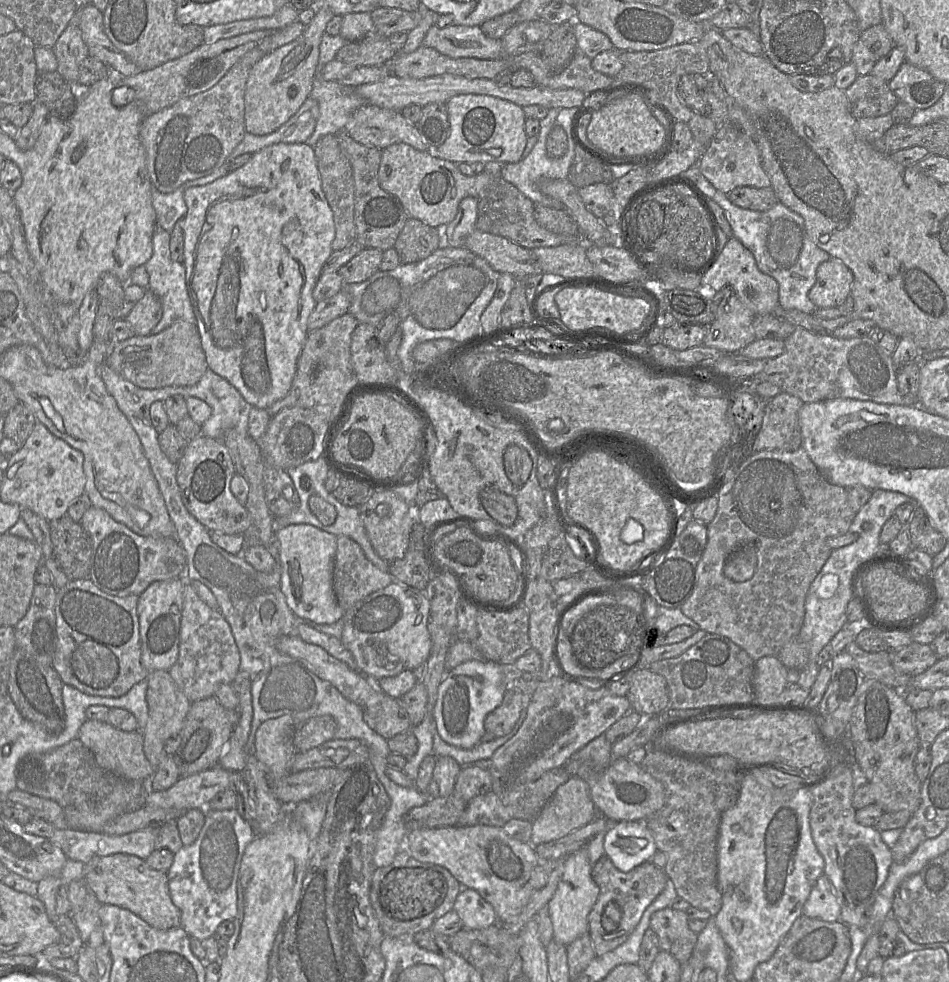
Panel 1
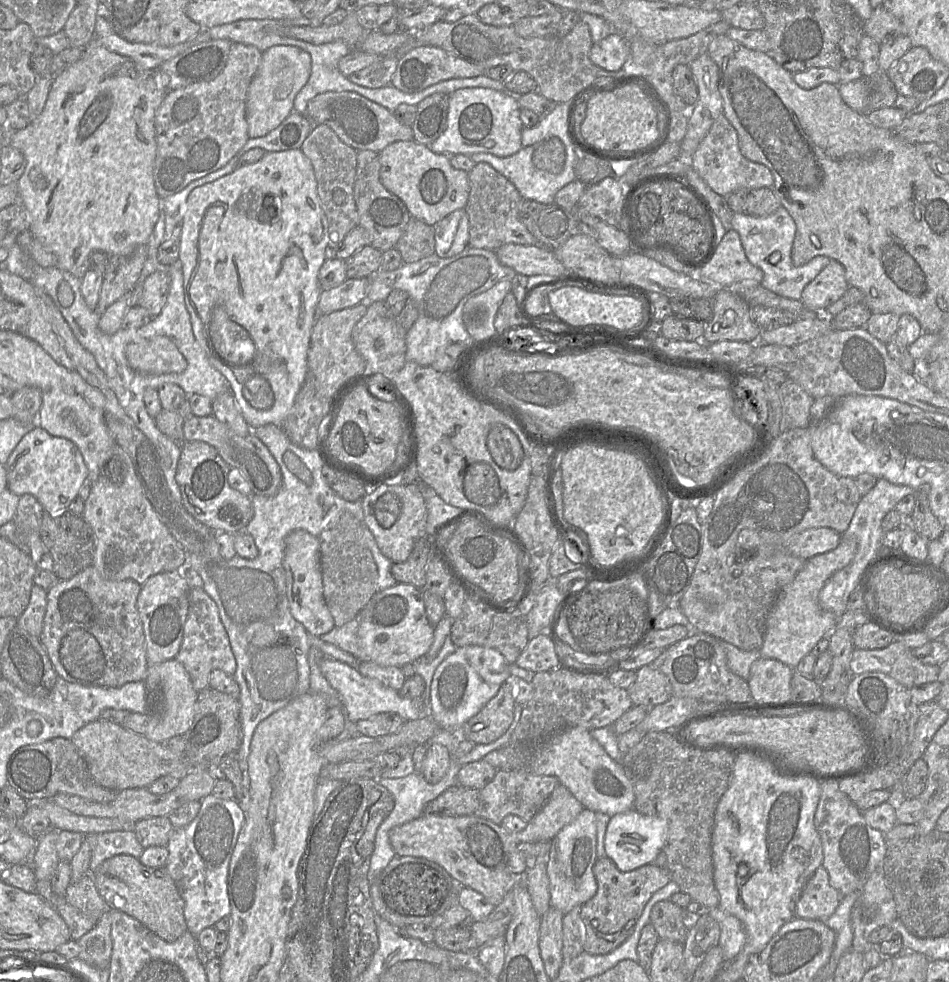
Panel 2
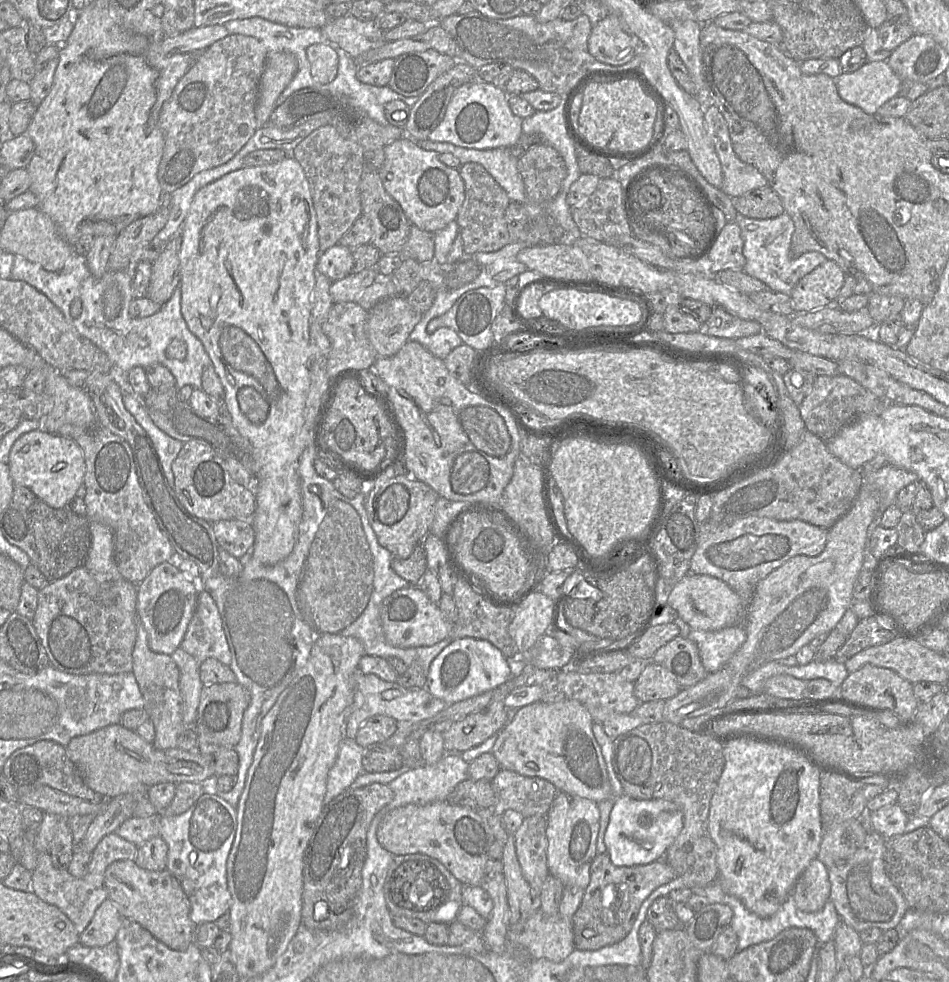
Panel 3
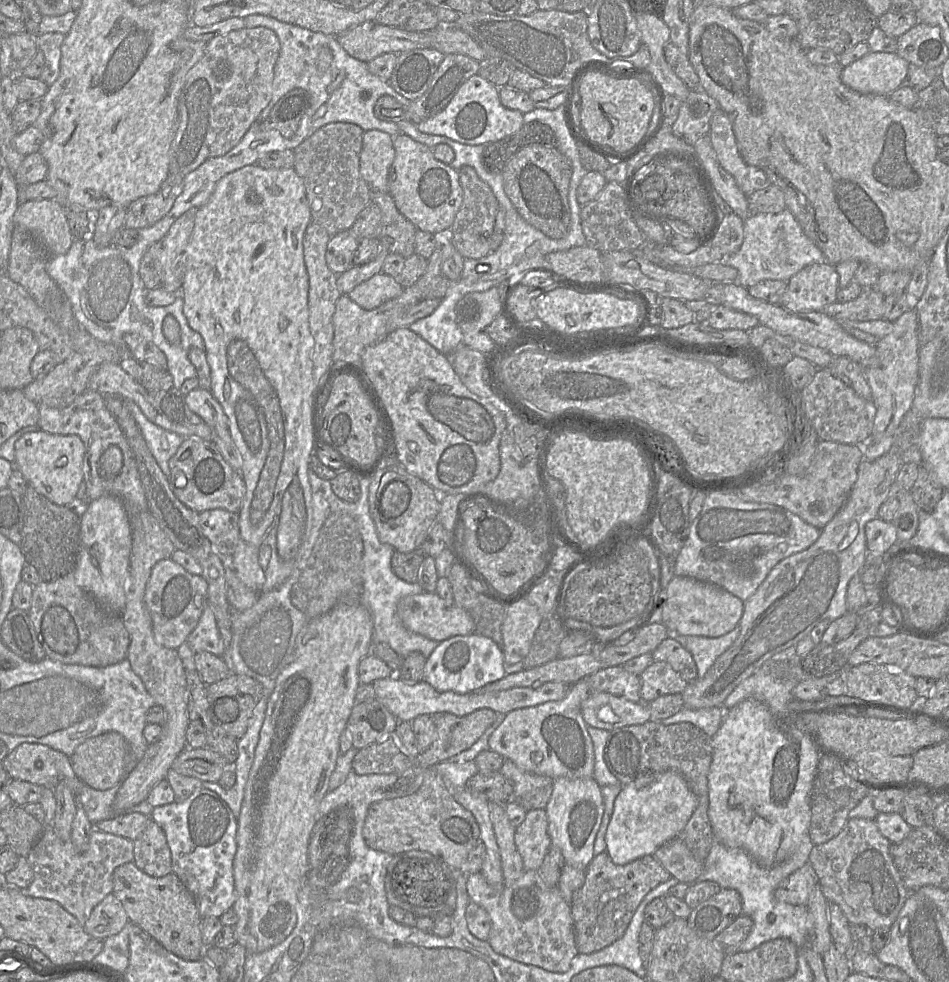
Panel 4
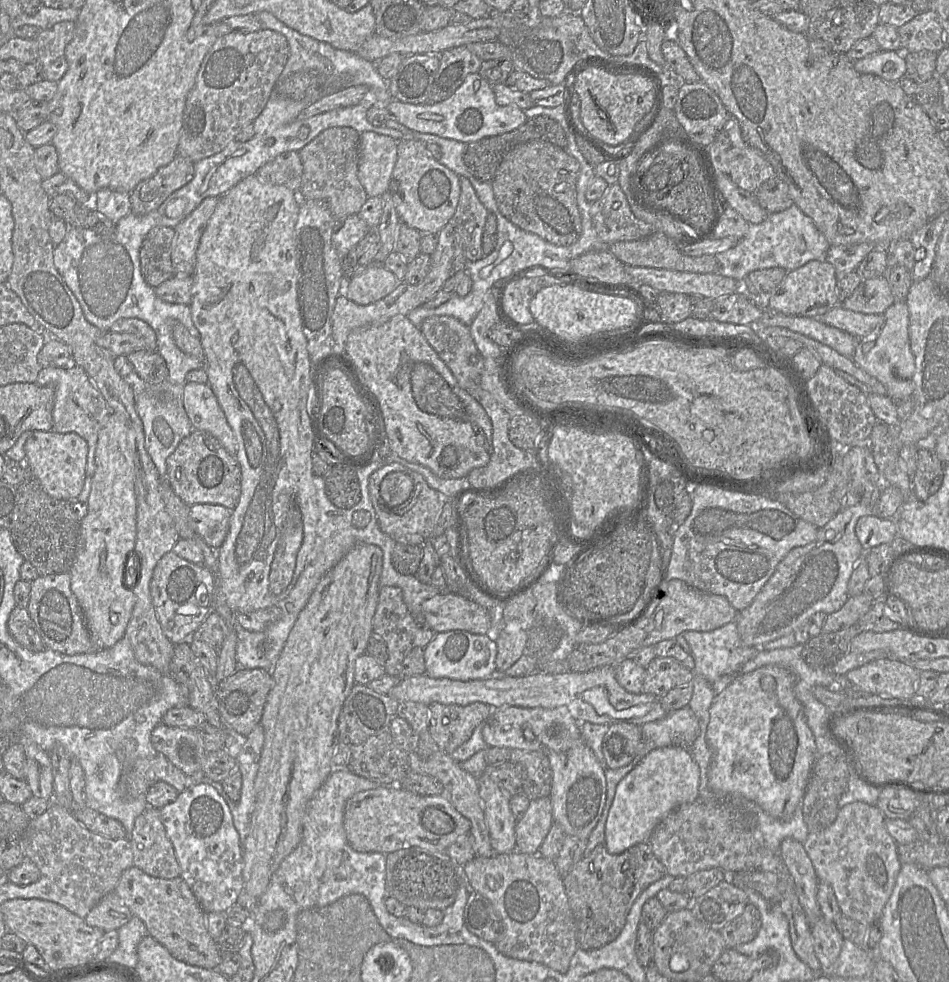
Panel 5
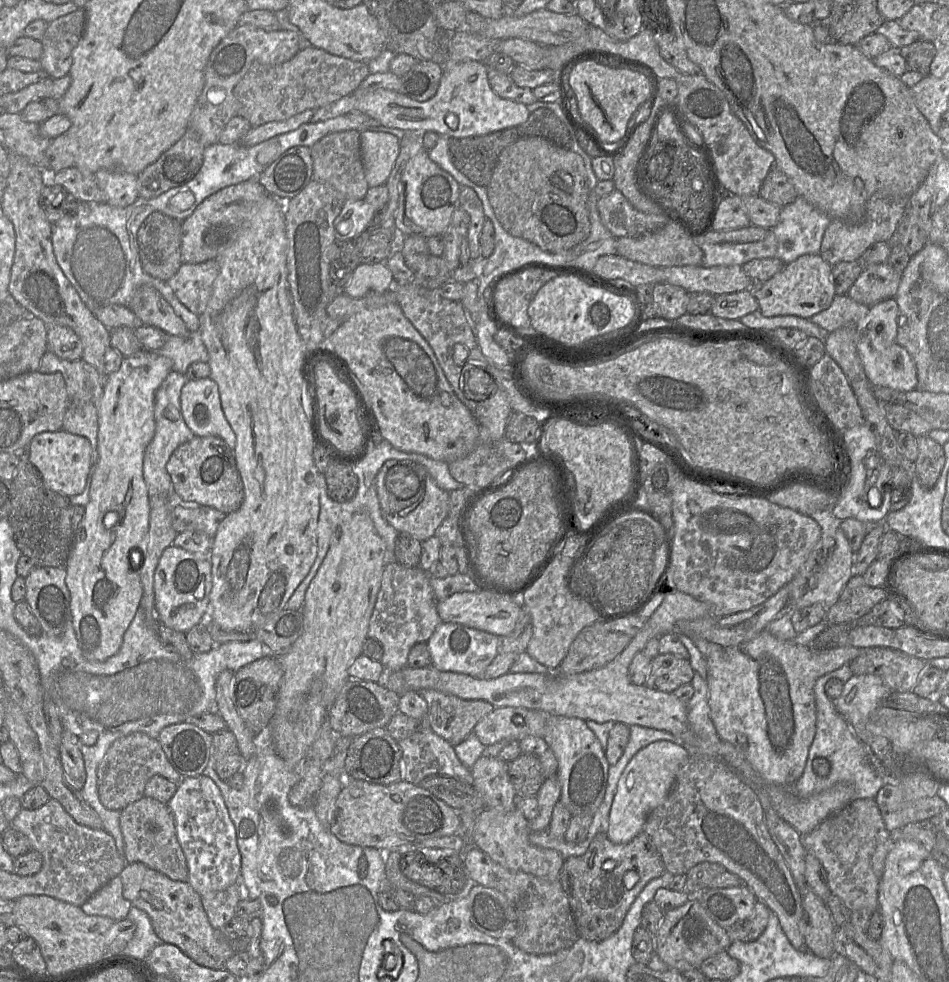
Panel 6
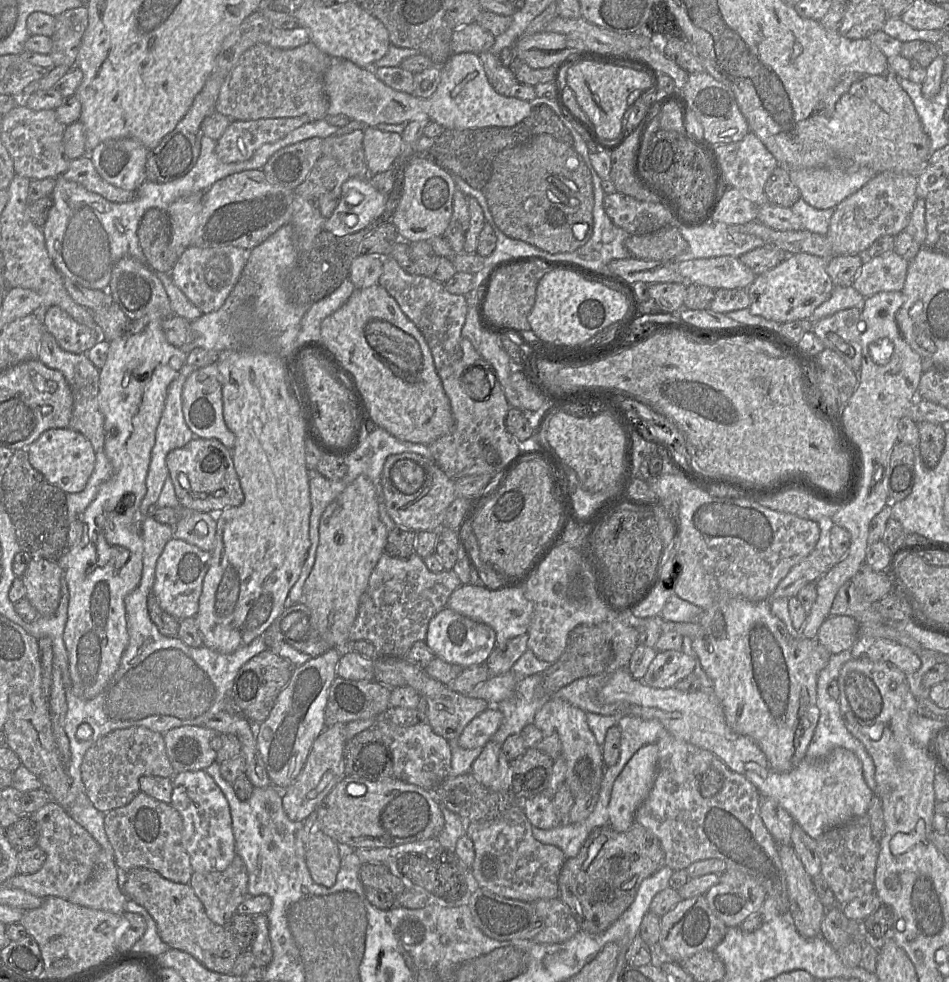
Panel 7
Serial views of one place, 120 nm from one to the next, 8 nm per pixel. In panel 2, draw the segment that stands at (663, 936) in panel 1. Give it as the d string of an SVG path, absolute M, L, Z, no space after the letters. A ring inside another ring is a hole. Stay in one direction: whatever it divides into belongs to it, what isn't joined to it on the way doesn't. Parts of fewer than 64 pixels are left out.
M670 900L659 901L653 906L650 924L656 930L659 939L685 943L689 929L682 921L683 909Z

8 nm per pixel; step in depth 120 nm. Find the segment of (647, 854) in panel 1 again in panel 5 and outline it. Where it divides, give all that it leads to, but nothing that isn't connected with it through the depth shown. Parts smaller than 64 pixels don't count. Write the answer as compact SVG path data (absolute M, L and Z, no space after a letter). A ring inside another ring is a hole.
M676 746L647 753L617 784L605 825L604 846L610 854L647 842L658 823L672 810L699 798L700 772L689 751Z

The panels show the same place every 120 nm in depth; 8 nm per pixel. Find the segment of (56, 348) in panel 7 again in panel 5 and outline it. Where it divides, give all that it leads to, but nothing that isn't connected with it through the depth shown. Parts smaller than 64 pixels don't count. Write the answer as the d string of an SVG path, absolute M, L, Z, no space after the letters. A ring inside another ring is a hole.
M79 365L66 367L47 367L42 368L38 374L36 382L39 386L49 386L55 390L55 401L53 408L53 429L57 433L76 433L84 438L88 443L88 456L86 466L86 476L91 475L91 480L95 472L95 453L98 442L98 434L104 425L107 417L111 413L106 400L97 389L86 371Z

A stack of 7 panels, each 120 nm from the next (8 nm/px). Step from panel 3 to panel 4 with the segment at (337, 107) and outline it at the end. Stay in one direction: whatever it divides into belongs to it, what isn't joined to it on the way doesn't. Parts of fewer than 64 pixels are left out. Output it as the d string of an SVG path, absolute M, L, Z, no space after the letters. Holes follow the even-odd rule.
M296 88L284 95L273 107L269 116L260 122L261 130L277 130L285 138L292 138L302 117L311 105L307 90Z

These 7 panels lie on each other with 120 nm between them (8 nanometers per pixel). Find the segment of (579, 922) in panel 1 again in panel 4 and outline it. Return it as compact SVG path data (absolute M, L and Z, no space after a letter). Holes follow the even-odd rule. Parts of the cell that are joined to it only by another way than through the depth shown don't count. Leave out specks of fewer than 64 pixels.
M556 778L545 808L551 844L560 849L564 862L586 870L593 859L593 847L604 812L601 787L591 778Z

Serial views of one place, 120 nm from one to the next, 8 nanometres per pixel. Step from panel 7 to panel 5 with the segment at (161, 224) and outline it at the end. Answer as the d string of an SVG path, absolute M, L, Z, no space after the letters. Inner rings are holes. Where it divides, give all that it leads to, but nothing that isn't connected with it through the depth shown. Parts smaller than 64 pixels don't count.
M156 226L143 239L140 248L140 268L145 281L153 288L173 277L173 227Z

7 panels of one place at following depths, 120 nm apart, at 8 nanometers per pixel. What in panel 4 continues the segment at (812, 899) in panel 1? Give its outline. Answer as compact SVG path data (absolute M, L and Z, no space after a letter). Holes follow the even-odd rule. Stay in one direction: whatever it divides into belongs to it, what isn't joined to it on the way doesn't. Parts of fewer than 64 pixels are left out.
M807 862L786 879L775 890L775 898L780 902L793 905L806 905L809 894L818 883L818 876L812 865Z

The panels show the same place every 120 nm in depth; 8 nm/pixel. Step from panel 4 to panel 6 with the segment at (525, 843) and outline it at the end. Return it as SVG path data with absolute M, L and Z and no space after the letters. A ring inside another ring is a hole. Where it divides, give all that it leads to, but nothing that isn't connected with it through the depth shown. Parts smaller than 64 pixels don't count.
M557 774L545 779L536 794L538 815L529 821L530 832L544 831L548 828L554 805L560 800L560 794Z

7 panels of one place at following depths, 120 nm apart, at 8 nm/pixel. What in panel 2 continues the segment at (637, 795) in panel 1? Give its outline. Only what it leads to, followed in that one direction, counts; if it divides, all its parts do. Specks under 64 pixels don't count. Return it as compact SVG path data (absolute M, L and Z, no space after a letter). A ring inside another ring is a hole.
M570 727L553 735L530 756L524 769L536 775L556 777L584 808L595 813L612 817L633 809L633 785L621 763L614 761L584 727Z

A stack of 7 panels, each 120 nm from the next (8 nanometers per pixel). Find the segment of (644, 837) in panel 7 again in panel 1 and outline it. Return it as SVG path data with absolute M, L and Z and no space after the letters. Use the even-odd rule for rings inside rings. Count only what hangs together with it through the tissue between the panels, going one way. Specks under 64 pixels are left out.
M602 856L592 866L591 876L599 887L599 896L588 915L588 936L596 956L601 956L615 950L628 939L645 909L664 890L667 875L650 861L629 872L622 872L607 856Z

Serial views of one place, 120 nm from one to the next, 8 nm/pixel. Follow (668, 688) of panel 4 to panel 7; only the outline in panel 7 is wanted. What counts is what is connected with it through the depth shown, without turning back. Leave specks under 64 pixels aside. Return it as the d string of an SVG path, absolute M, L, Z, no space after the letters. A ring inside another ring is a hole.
M683 651L658 652L641 681L652 688L672 688L694 671L695 660Z

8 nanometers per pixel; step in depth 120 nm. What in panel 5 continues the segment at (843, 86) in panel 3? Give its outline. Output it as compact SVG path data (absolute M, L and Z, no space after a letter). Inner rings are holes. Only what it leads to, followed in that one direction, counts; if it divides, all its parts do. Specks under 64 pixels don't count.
M878 51L853 62L861 74L872 74L889 82L905 77L906 63L902 51Z

